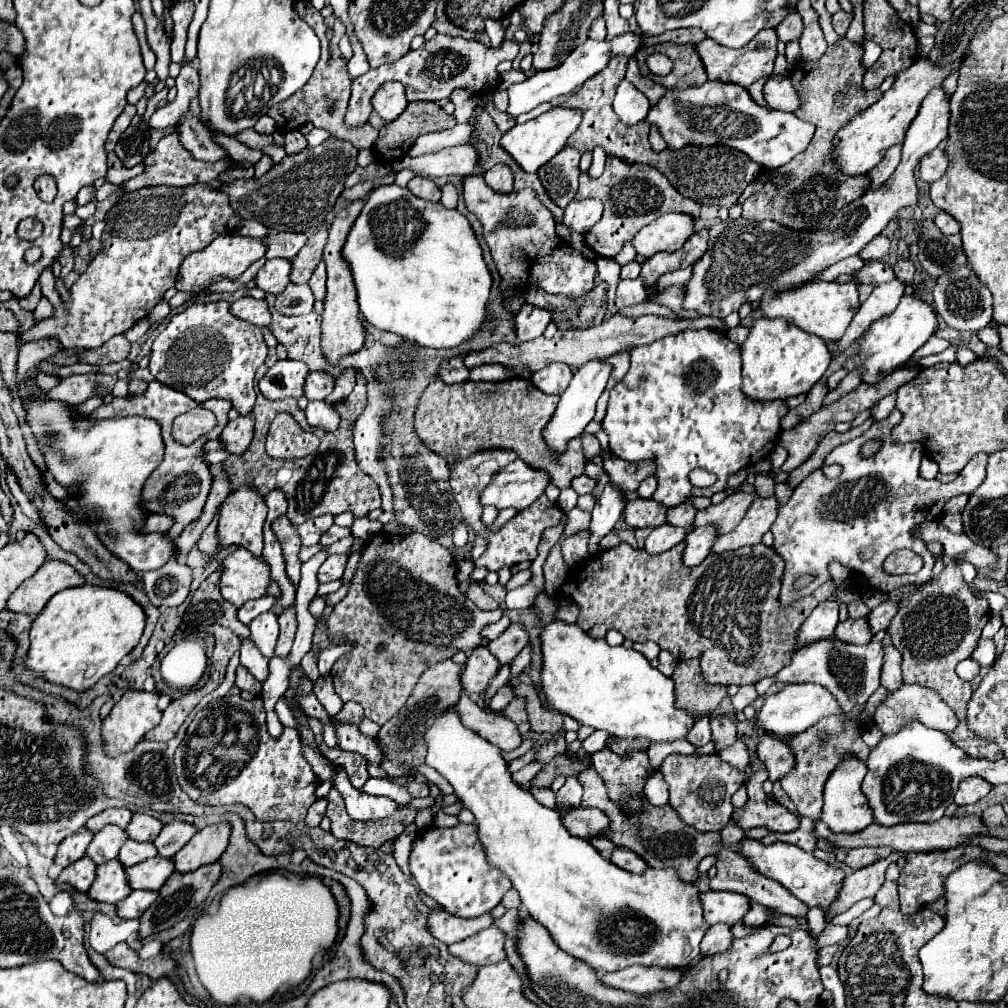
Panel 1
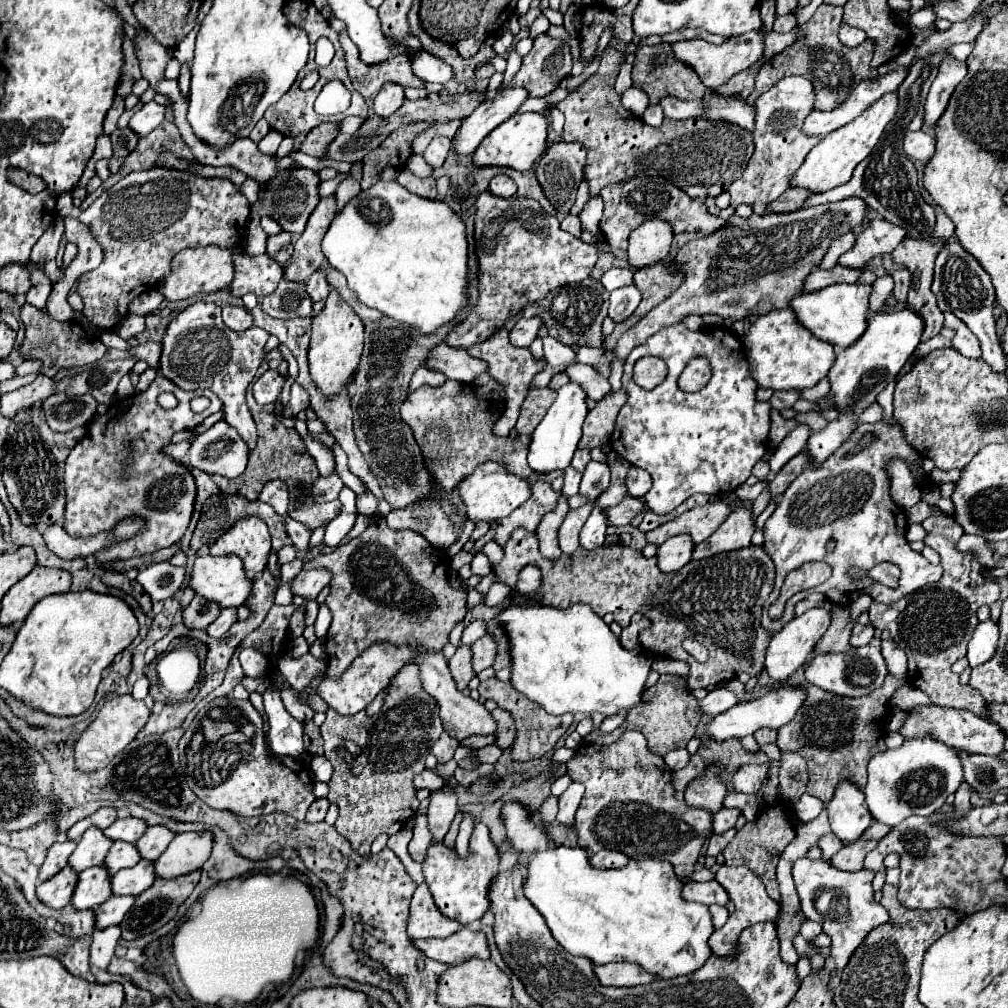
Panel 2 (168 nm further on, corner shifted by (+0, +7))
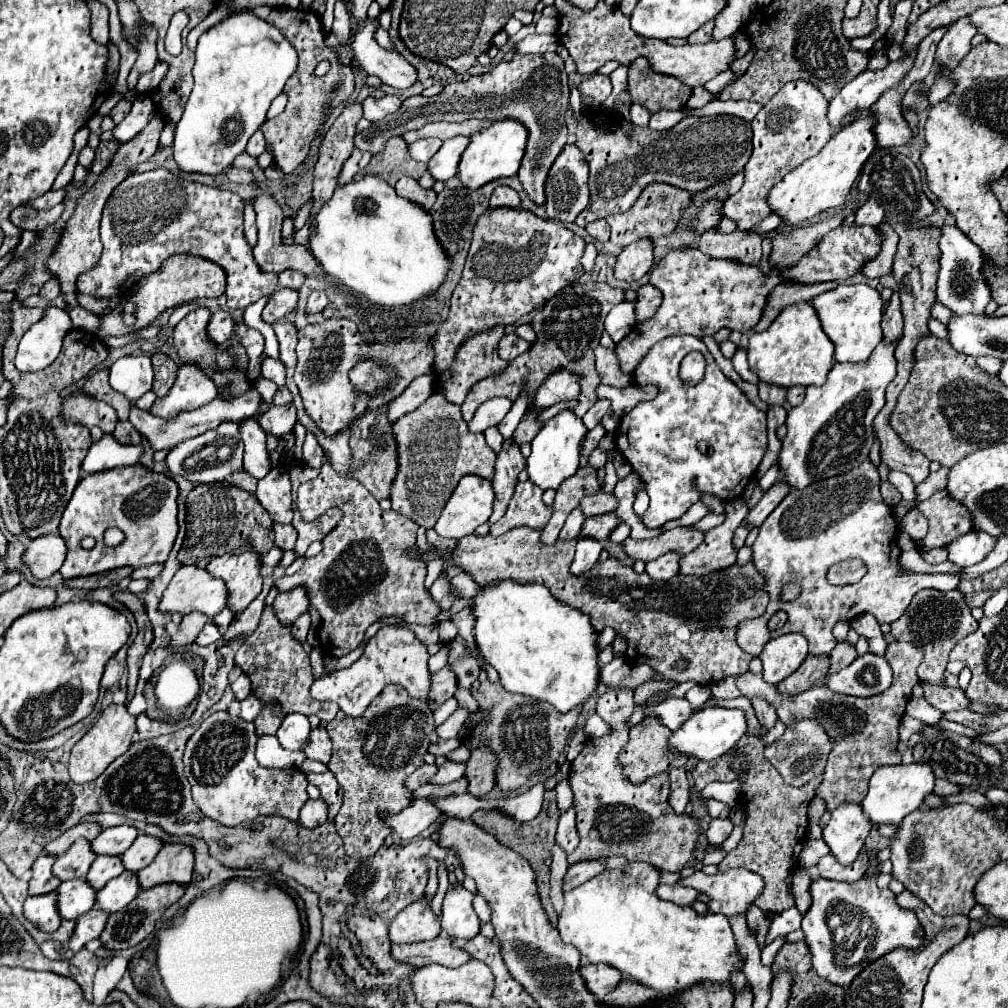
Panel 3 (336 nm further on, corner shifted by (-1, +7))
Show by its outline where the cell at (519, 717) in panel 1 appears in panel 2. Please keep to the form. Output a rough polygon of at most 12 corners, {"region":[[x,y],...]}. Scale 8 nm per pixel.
{"region":[[499,707],[497,721],[495,745],[509,749],[515,739],[515,721]]}

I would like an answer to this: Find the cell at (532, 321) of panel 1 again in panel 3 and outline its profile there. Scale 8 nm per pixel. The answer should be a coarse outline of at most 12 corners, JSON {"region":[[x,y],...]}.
{"region":[[516,333],[504,335],[498,355],[512,361],[532,347]]}

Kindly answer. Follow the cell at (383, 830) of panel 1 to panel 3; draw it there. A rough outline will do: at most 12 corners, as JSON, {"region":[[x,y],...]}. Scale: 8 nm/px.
{"region":[[388,685],[362,717],[326,725],[344,789],[334,823],[350,857],[392,835],[412,803],[428,703]]}

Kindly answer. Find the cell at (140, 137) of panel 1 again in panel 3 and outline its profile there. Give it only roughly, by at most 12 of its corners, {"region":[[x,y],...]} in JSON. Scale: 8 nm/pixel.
{"region":[[116,139],[102,141],[92,173],[100,175],[120,147]]}

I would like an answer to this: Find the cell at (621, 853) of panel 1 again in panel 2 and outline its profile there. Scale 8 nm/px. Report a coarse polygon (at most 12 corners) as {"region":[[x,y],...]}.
{"region":[[603,849],[589,861],[595,869],[619,869],[627,859],[619,851]]}

